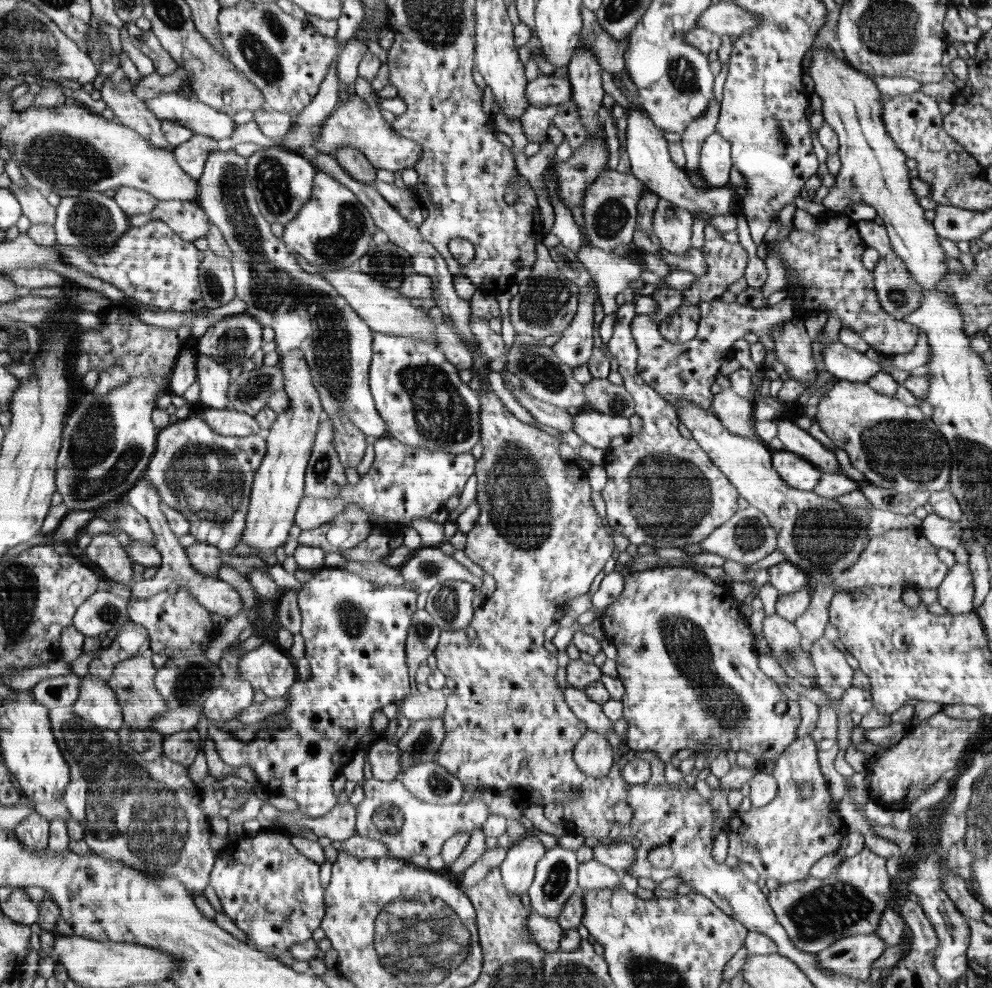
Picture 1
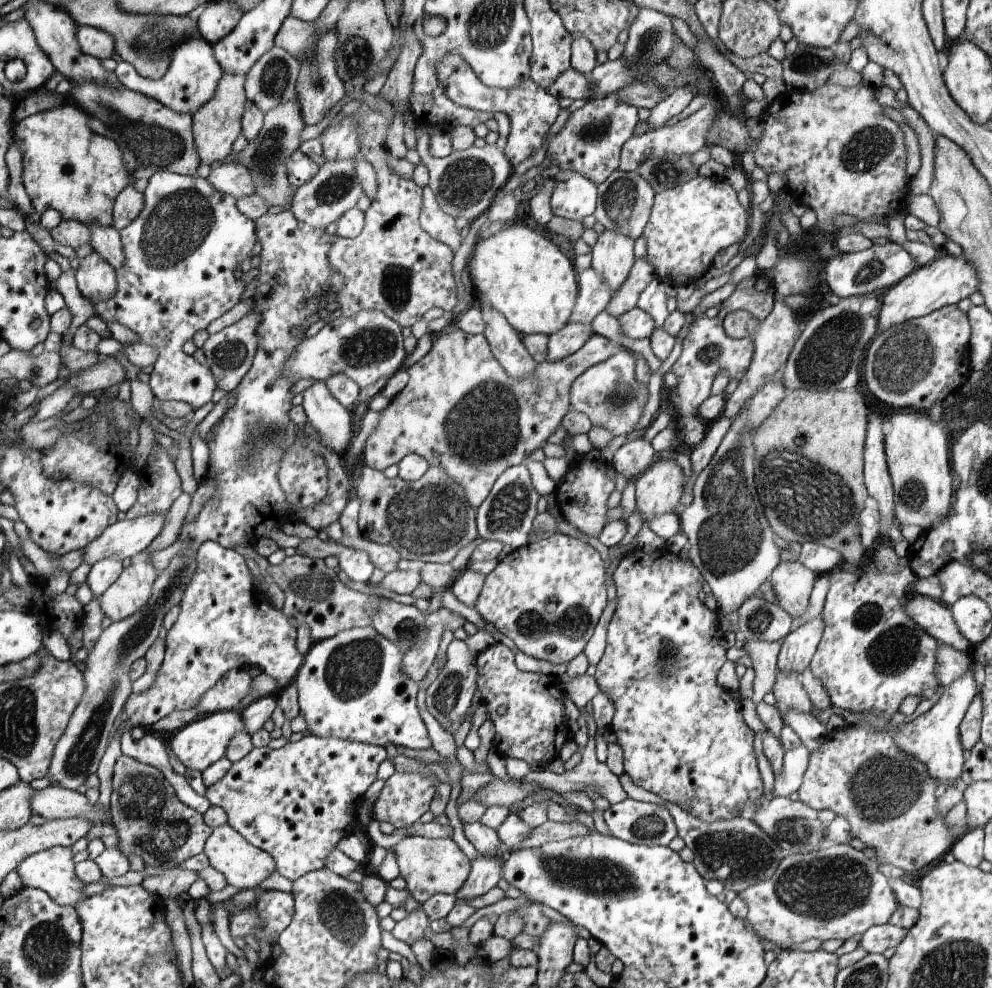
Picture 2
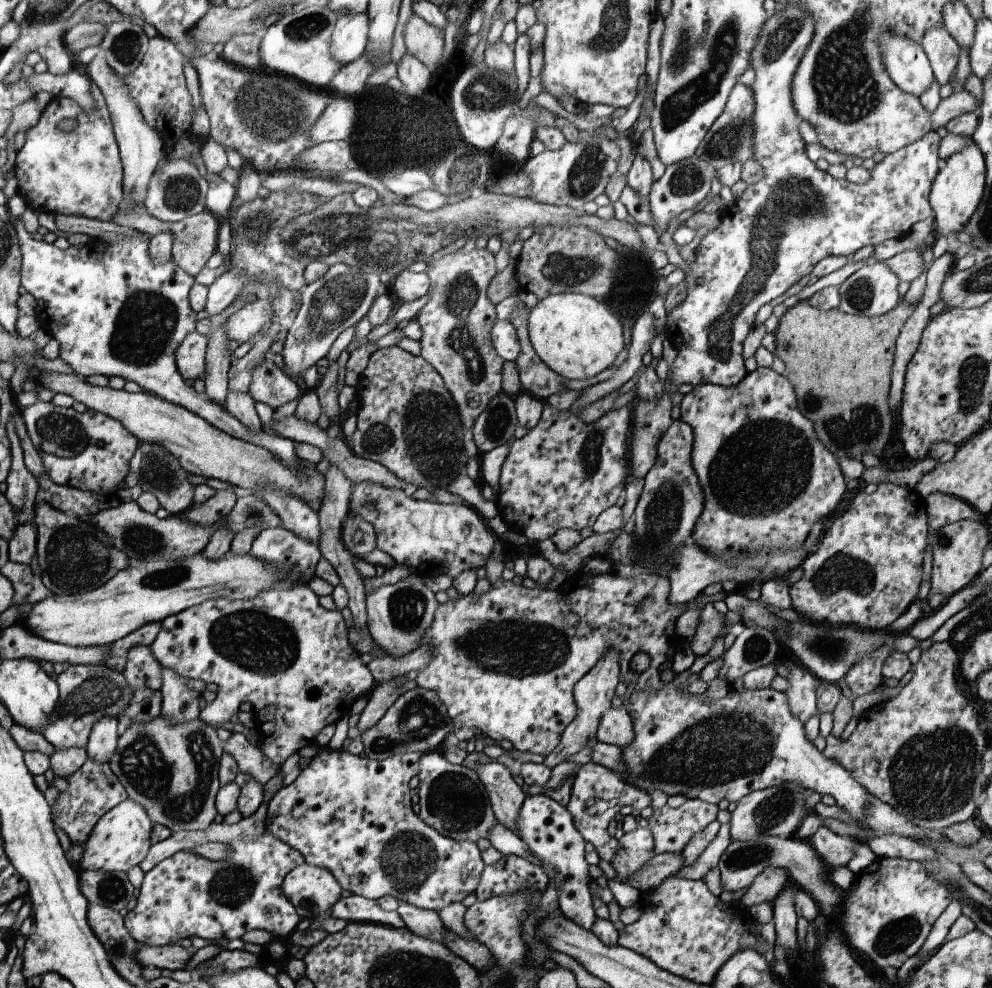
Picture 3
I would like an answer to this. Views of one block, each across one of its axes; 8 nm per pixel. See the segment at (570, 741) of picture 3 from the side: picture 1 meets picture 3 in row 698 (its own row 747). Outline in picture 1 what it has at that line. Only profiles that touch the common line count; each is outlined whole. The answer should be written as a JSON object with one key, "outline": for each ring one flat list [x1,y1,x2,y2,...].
{"outline":[[587,729,583,738,576,743,574,759,584,775,606,777,614,762,614,750,603,734]]}

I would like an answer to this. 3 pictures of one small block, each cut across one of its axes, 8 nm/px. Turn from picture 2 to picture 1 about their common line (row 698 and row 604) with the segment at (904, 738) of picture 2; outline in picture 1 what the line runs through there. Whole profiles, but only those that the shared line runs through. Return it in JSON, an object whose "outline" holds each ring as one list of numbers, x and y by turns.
{"outline":[[956,564,949,569,945,580,937,588,937,601,940,606,946,608,949,615,961,615,974,610,974,578,969,565]]}

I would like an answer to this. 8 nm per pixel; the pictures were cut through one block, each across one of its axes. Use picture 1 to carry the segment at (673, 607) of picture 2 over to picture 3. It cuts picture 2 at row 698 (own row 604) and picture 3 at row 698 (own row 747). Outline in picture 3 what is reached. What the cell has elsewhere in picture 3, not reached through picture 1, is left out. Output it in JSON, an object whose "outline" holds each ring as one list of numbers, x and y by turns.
{"outline":[[671,682,664,684,658,692,644,692,644,689,641,683,625,698,628,709,634,712,631,717,634,740,623,748,624,764,628,770,630,785,638,790,649,794,660,790,668,796,682,794,689,799,700,799,717,805,720,800,738,802,751,792,794,782,802,788,832,796,838,806,862,824,873,795,858,784,839,762,824,756,810,741,804,724,798,716,792,714,788,706,787,694,772,687,760,690,743,687,740,692,731,688,721,699,707,700,674,688]]}

